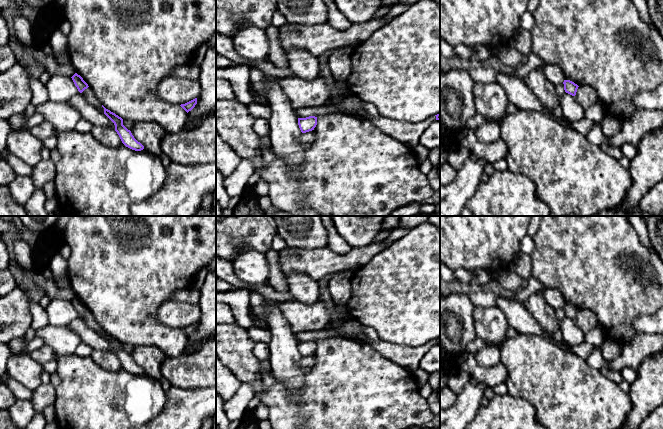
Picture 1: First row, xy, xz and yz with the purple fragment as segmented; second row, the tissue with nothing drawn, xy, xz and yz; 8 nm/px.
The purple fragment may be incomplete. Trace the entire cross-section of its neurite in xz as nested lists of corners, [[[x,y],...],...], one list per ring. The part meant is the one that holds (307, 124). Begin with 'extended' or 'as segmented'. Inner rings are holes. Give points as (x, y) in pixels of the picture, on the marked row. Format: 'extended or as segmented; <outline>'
as segmented; [[[317,117],[298,118],[298,125],[302,133],[312,131],[317,125]]]

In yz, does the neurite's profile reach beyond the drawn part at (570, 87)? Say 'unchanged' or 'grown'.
unchanged

